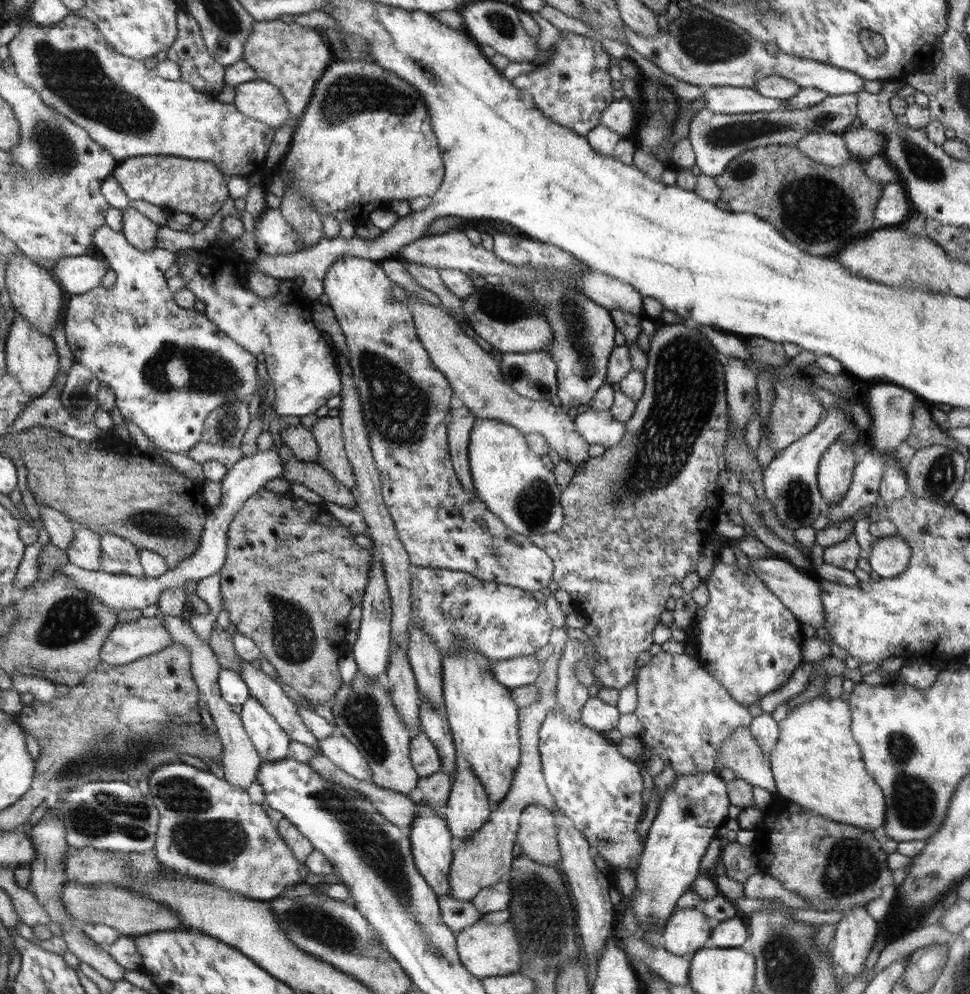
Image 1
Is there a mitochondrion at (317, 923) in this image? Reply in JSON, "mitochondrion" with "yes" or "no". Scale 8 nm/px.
{"mitochondrion":"yes"}

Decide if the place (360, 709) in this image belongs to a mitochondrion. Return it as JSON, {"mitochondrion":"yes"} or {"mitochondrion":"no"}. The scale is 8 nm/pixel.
{"mitochondrion":"yes"}

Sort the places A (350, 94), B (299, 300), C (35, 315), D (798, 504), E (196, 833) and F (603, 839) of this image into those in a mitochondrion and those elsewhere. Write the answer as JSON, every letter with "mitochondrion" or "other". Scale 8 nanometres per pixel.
{"A":"mitochondrion","B":"other","C":"other","D":"mitochondrion","E":"mitochondrion","F":"mitochondrion"}

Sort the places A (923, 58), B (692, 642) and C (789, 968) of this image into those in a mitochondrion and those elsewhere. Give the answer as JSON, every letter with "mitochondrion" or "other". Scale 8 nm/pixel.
{"A":"other","B":"other","C":"mitochondrion"}

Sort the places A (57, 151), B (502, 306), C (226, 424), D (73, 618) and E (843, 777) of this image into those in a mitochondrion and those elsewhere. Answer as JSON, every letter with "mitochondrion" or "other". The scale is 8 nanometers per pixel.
{"A":"mitochondrion","B":"mitochondrion","C":"mitochondrion","D":"mitochondrion","E":"other"}

